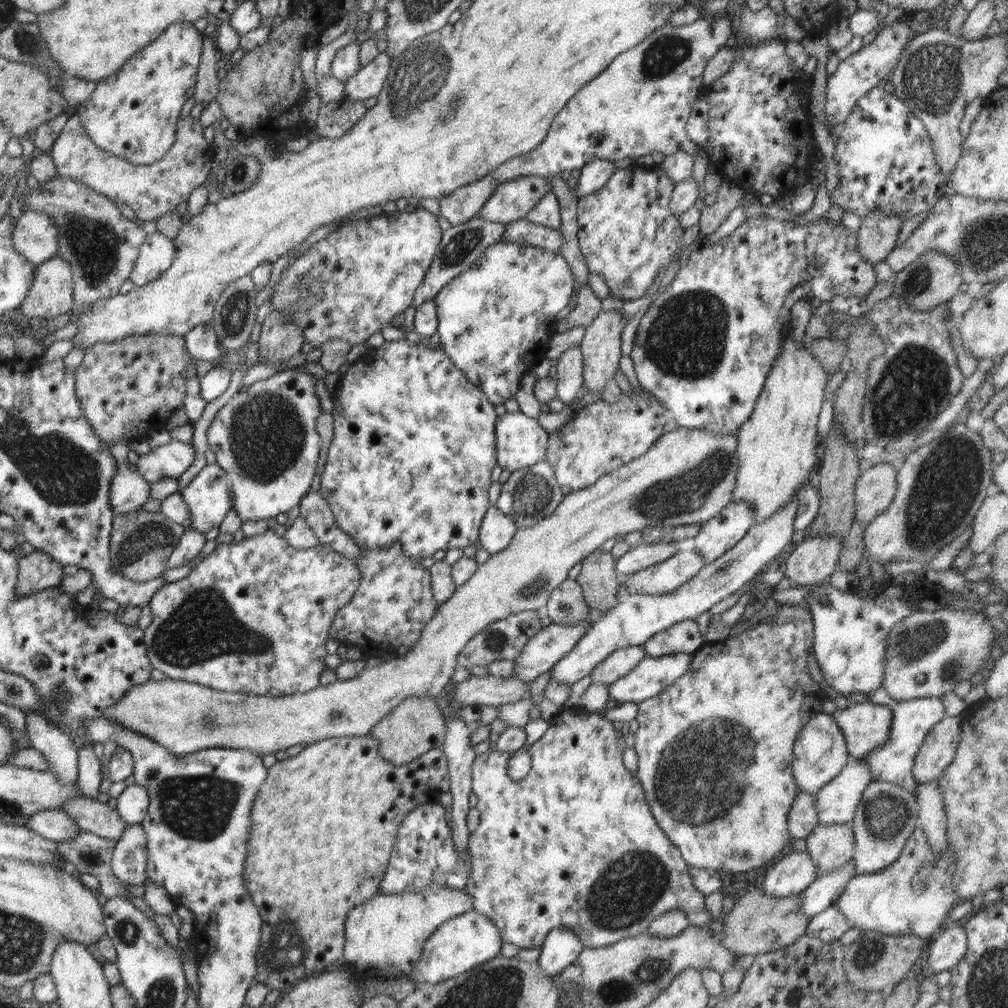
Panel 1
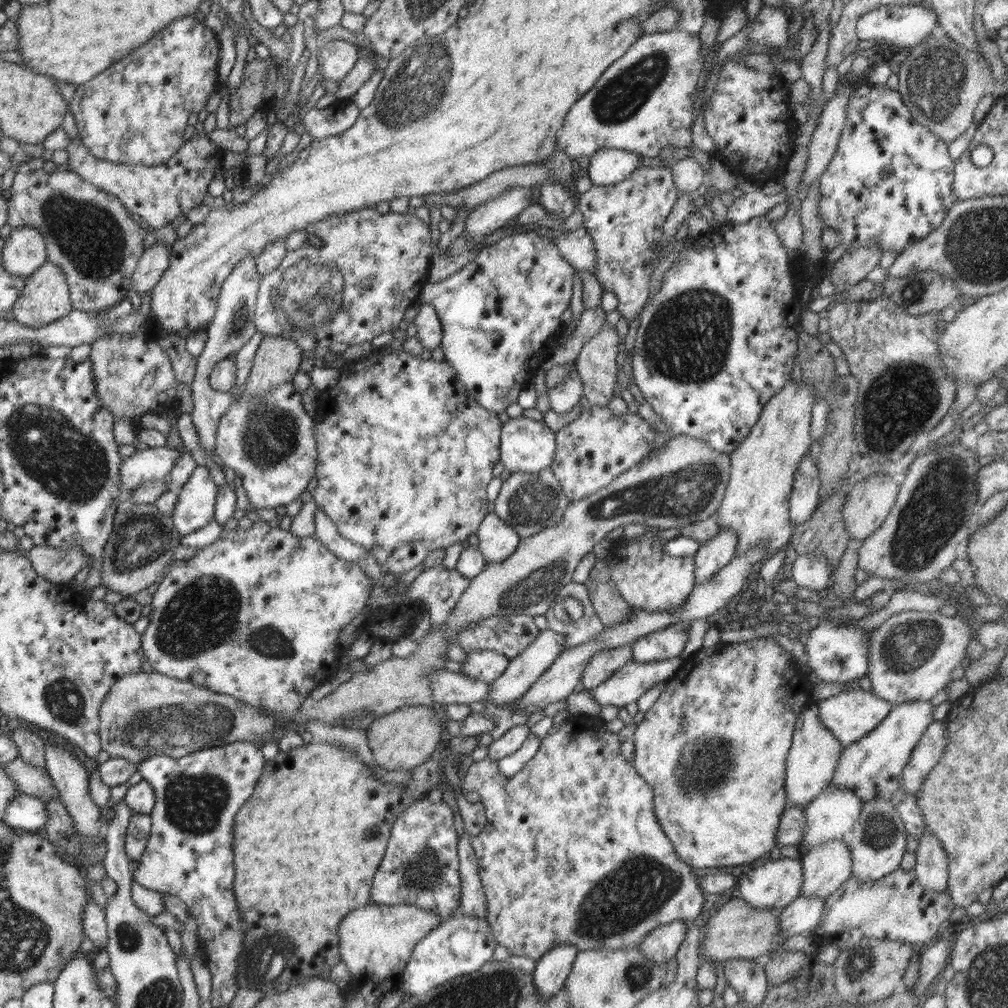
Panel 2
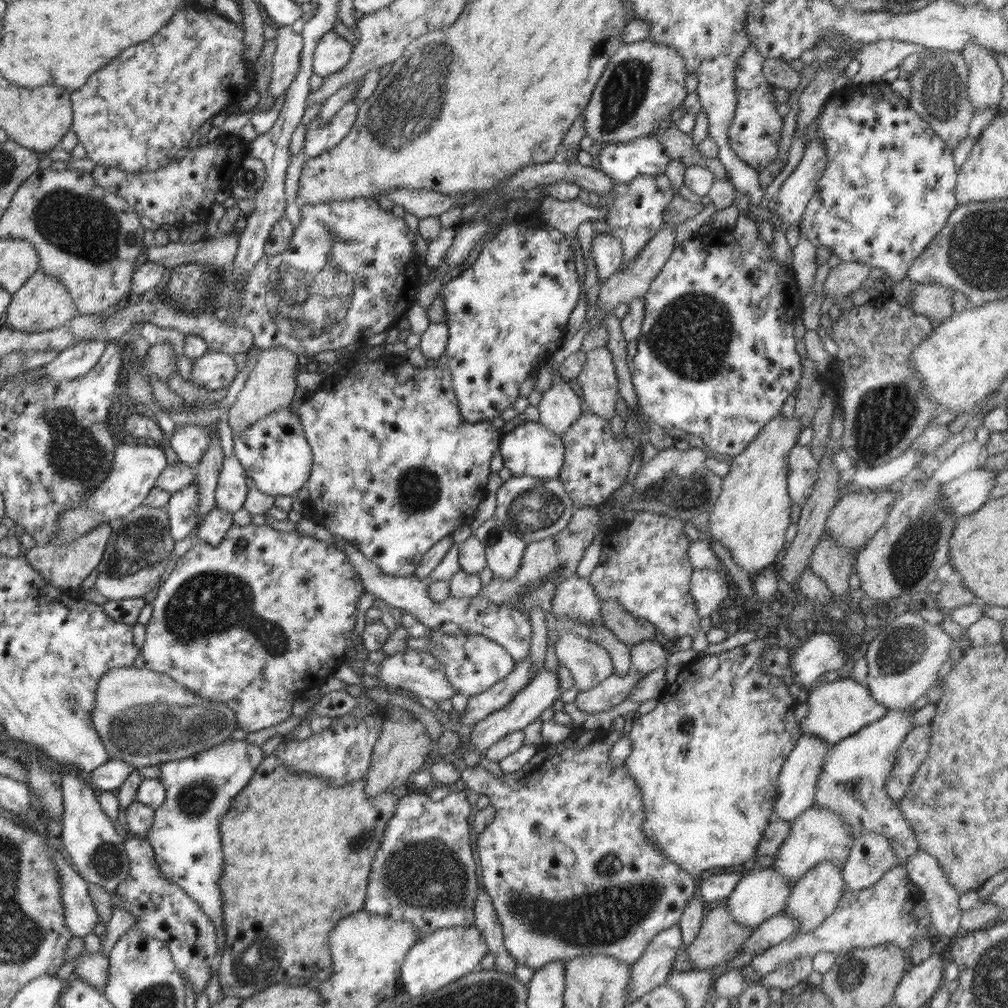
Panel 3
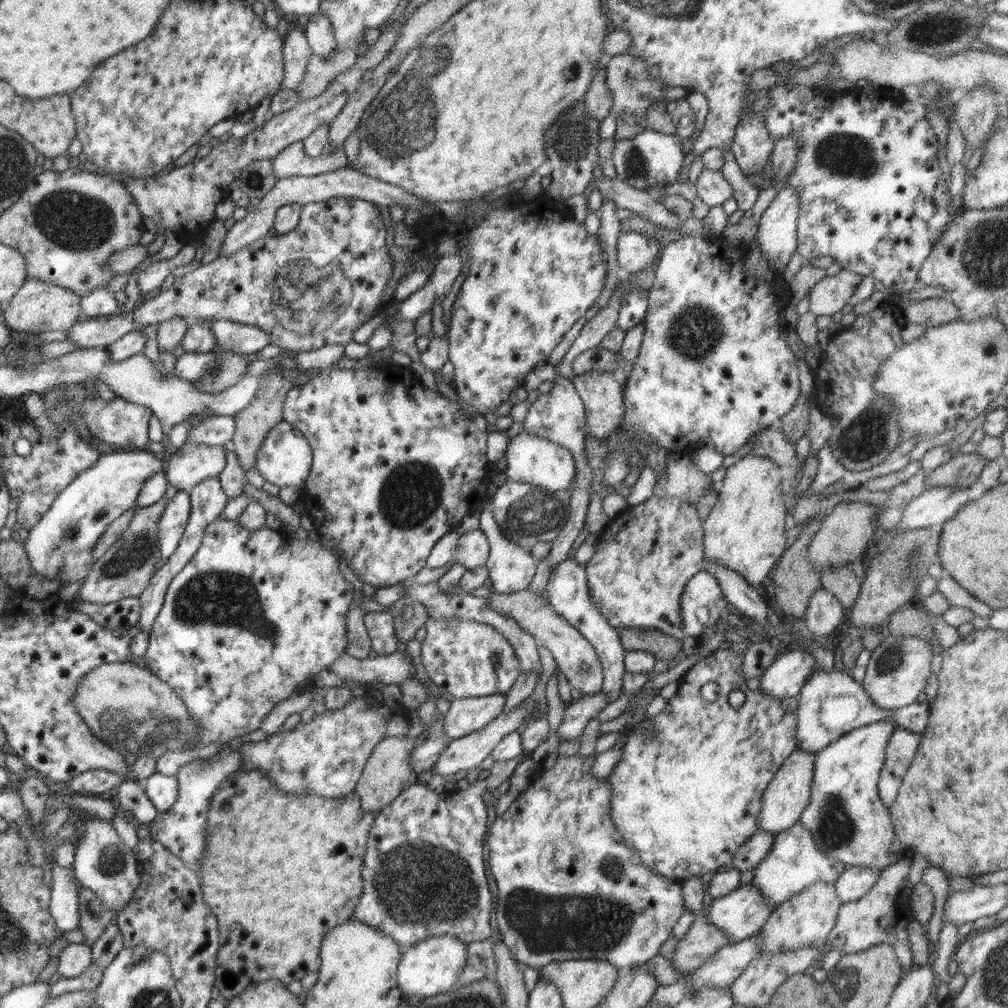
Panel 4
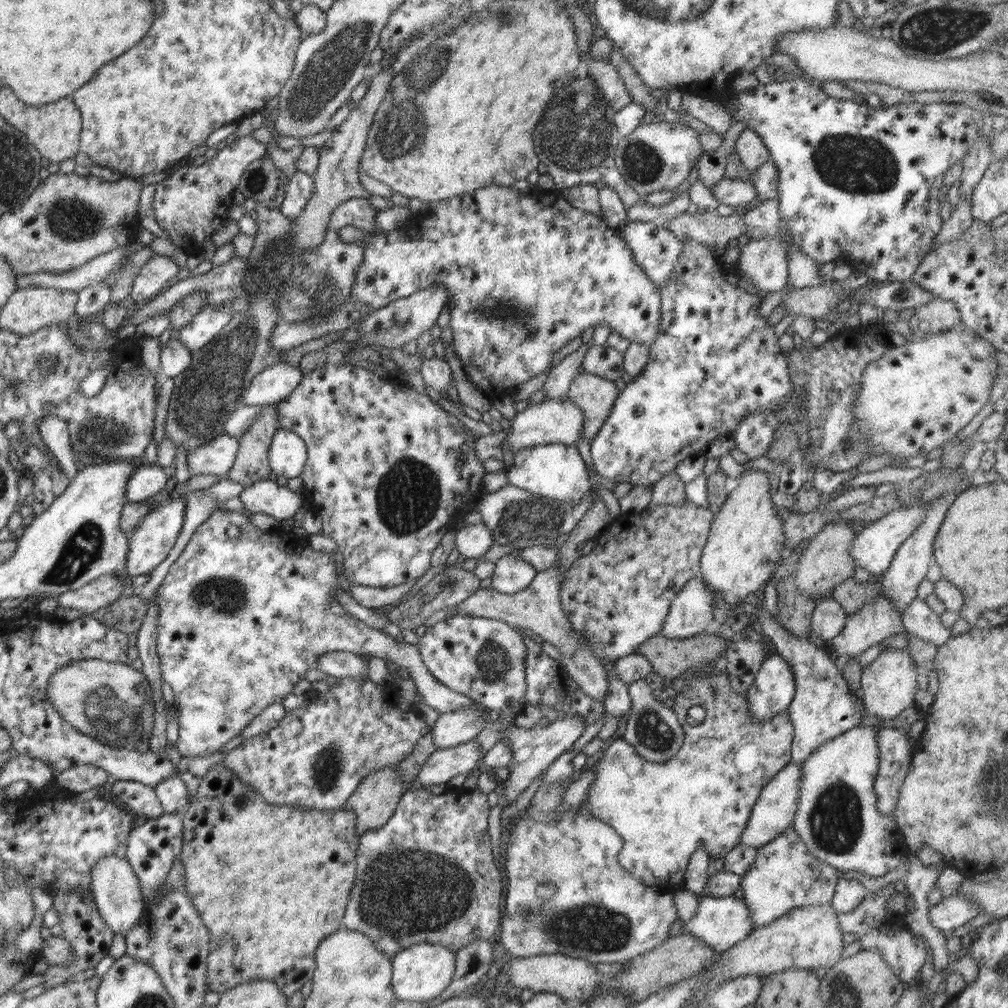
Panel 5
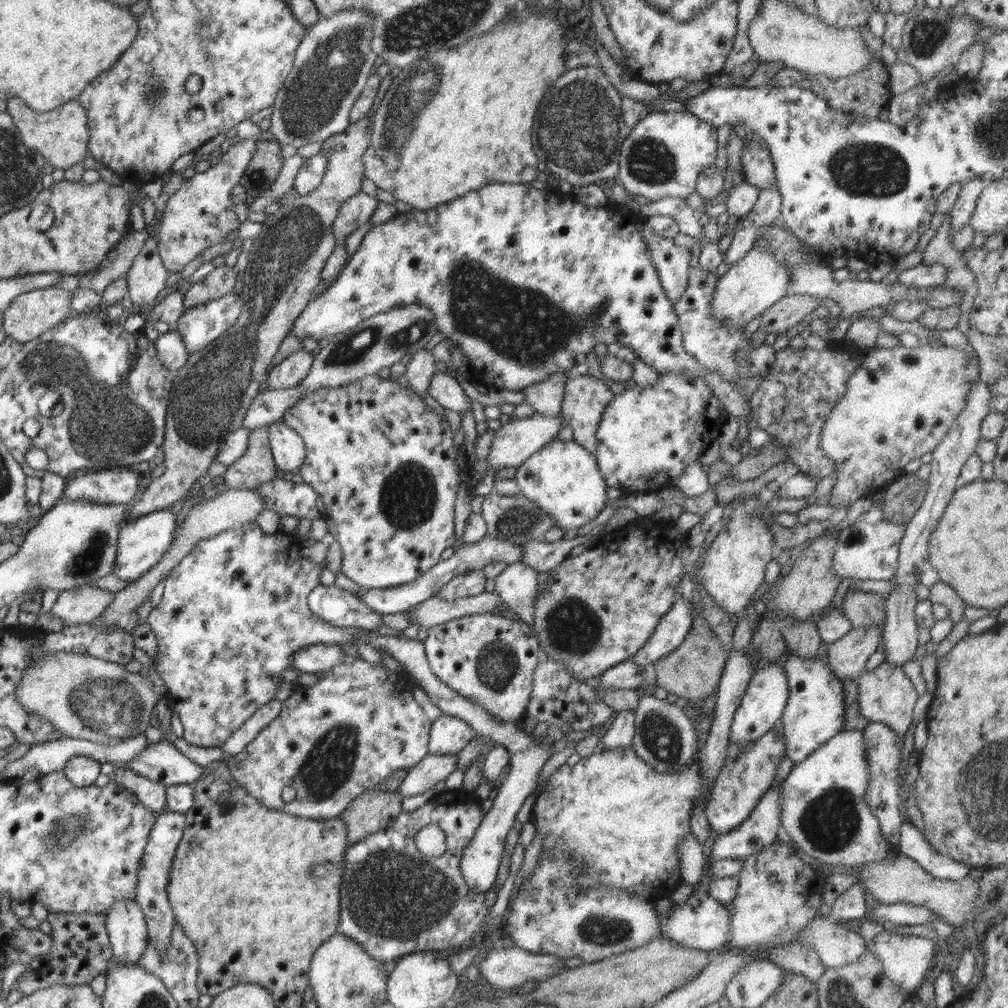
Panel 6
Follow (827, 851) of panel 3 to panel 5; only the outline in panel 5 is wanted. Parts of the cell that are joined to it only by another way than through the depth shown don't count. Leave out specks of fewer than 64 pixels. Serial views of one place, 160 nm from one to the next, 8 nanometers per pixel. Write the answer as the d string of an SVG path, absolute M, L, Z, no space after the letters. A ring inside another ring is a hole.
M792 827L784 829L774 840L757 849L754 863L741 876L743 899L750 911L752 930L778 920L793 908L830 903L838 880L836 868L810 854Z

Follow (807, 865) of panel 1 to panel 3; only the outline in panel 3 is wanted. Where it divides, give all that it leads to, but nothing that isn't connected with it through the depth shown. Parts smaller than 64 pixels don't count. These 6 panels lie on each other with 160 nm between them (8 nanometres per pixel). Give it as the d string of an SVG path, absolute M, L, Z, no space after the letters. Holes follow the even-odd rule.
M770 868L752 869L749 874L736 884L732 895L728 897L728 902L724 905L729 910L728 914L732 916L734 922L738 922L740 926L746 926L750 930L756 929L764 920L772 918L779 914L785 906L787 906L788 897L790 897L791 886L786 884L786 880L782 878L780 872Z

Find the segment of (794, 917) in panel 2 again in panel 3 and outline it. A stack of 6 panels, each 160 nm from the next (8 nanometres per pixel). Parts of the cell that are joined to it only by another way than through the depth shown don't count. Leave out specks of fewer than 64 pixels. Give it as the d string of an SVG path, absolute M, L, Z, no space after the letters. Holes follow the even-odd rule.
M784 911L764 920L756 929L751 930L750 936L743 944L741 952L751 952L752 955L764 954L769 948L780 944L787 938L790 939L798 933L798 924L794 918L790 918Z

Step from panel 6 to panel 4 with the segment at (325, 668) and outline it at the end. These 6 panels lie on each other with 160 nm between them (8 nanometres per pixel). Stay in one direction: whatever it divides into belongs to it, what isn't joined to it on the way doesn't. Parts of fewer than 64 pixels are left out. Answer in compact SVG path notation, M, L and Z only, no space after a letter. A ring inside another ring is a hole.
M396 651L390 656L379 656L372 660L356 659L352 655L345 652L328 668L350 684L384 682L386 685L400 686L406 680L414 678L409 654Z

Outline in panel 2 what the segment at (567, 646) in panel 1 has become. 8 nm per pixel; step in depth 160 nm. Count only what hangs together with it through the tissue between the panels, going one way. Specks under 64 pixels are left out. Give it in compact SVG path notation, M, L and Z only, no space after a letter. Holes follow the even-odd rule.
M548 628L540 630L538 636L526 647L526 650L514 659L510 659L506 670L492 682L483 703L503 705L518 701L526 694L532 684L550 668L550 665L561 654L562 648L565 647L563 634L558 634L555 630Z

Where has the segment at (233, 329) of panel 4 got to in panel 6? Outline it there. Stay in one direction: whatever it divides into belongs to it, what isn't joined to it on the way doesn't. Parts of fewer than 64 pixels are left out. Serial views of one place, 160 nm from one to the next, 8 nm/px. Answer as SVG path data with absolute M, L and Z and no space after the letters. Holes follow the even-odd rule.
M494 183L472 189L464 196L437 204L434 208L426 210L412 208L406 214L398 213L382 224L373 225L362 239L356 252L349 257L335 283L332 283L322 294L310 300L300 316L297 316L290 333L300 339L312 338L323 342L329 336L352 330L357 324L379 312L386 312L394 307L405 307L416 302L426 305L433 312L437 329L445 336L444 341L448 344L454 342L458 348L463 350L464 356L467 358L466 370L471 379L478 382L490 382L494 378L502 380L504 384L500 384L500 390L520 392L528 386L548 380L554 374L564 374L564 376L571 378L576 375L575 368L578 365L574 360L576 354L596 352L595 346L598 343L606 346L607 344L620 343L631 348L638 358L642 359L648 366L654 367L658 374L700 377L700 380L704 380L712 388L712 396L716 396L720 400L726 417L736 417L737 420L742 417L748 418L750 406L742 394L739 394L734 384L728 383L720 375L708 371L701 362L695 359L693 354L684 350L682 331L673 302L666 296L655 266L652 264L651 252L637 231L637 224L644 222L646 218L642 214L638 214L632 209L626 210L626 208L624 208L624 218L620 218L618 206L608 208L607 205L602 207L584 205L586 212L576 212L578 203L569 192L568 196L564 198L564 202L562 202L562 198L560 198L560 204L558 204L558 200L554 202L554 206L550 208L554 212L524 212L522 183Z

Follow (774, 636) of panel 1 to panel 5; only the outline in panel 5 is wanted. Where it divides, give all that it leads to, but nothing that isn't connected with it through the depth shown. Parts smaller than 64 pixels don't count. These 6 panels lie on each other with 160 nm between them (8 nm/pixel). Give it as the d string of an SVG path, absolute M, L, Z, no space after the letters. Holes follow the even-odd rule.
M710 665L707 668L700 668L698 671L695 671L695 675L688 680L688 683L684 685L673 700L674 704L671 709L676 713L684 733L684 740L680 750L666 762L653 763L642 759L635 749L623 738L614 741L604 750L603 756L595 763L596 778L591 784L588 798L582 806L586 807L589 810L589 813L594 815L598 820L604 821L604 824L608 824L610 828L613 828L616 831L616 834L623 840L623 847L620 850L620 855L618 855L618 864L620 864L621 868L624 868L624 871L628 872L630 876L640 880L640 884L646 884L646 886L652 886L652 888L660 888L660 890L671 895L685 889L685 883L683 882L684 875L687 872L687 867L692 854L694 854L694 851L696 851L701 844L705 846L706 853L708 853L710 857L716 858L718 861L727 857L728 852L731 852L732 849L739 844L740 837L745 831L748 819L752 814L754 803L756 802L760 791L779 770L782 770L782 768L791 761L791 744L794 734L793 724L790 720L788 710L779 712L778 714L771 716L771 719L765 721L753 721L753 718L749 713L747 691L739 693L732 690L727 672L724 669L718 669L718 667L715 667L714 665ZM693 705L702 706L706 711L704 721L695 726L689 725L686 722L688 709Z

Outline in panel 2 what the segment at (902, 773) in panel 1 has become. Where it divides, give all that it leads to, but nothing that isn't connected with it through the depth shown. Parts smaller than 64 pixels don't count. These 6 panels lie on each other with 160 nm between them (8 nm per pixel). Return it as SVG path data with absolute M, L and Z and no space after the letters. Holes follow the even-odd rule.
M910 700L895 705L889 715L876 728L872 728L870 734L844 748L829 784L834 788L852 789L863 804L876 797L890 801L905 824L907 836L916 838L920 838L925 831L925 820L916 796L909 795L901 787L900 779L912 750L935 720L933 709L929 701Z

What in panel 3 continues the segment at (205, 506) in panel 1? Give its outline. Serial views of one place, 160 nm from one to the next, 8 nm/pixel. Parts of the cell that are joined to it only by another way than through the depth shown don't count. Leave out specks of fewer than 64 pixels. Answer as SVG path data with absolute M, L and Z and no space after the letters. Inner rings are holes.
M196 482L172 493L165 508L170 534L175 540L184 540L198 527L199 488Z

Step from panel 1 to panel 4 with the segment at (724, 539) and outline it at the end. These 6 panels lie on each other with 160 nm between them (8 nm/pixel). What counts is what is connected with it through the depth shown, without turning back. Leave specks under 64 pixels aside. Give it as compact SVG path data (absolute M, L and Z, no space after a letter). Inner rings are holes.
M698 571L687 583L681 598L681 617L684 635L697 636L708 631L726 613L729 602L715 576L708 571Z

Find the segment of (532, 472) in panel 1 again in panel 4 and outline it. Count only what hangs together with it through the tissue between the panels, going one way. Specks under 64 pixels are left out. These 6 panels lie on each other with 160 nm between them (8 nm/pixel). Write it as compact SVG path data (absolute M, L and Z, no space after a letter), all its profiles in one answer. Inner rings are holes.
M507 480L502 486L492 489L492 515L505 537L530 550L536 543L554 540L566 526L571 493L571 489L548 491L533 484Z

